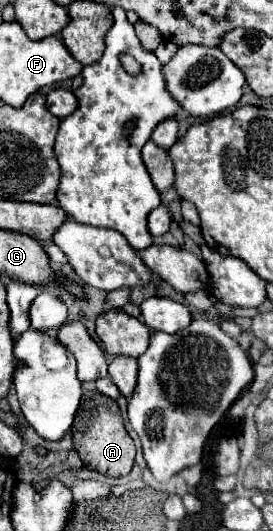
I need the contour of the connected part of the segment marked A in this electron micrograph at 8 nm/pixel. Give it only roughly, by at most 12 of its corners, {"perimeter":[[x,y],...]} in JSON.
{"perimeter":[[93,391],[77,413],[75,451],[111,477],[131,471],[135,445],[119,405]]}

